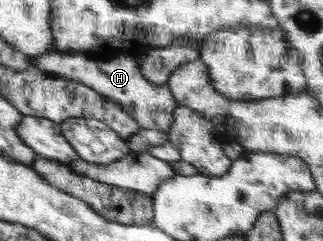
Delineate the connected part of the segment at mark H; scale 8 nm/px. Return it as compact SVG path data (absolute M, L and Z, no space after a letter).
M52 50L46 54L30 56L32 66L52 76L76 80L89 86L96 93L115 100L128 113L140 129L154 129L168 133L173 121L173 112L178 104L167 86L153 86L144 79L136 56L122 53L113 58L93 59L83 53L60 53Z

